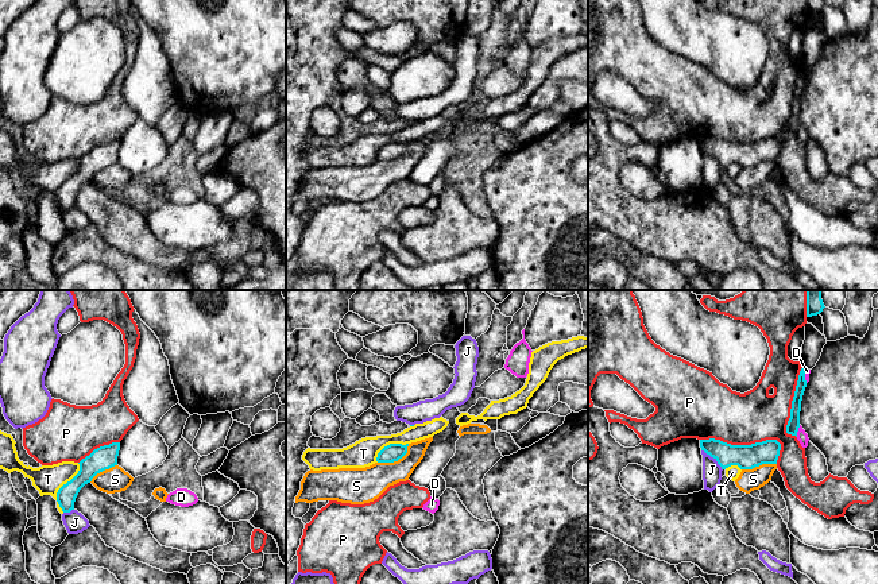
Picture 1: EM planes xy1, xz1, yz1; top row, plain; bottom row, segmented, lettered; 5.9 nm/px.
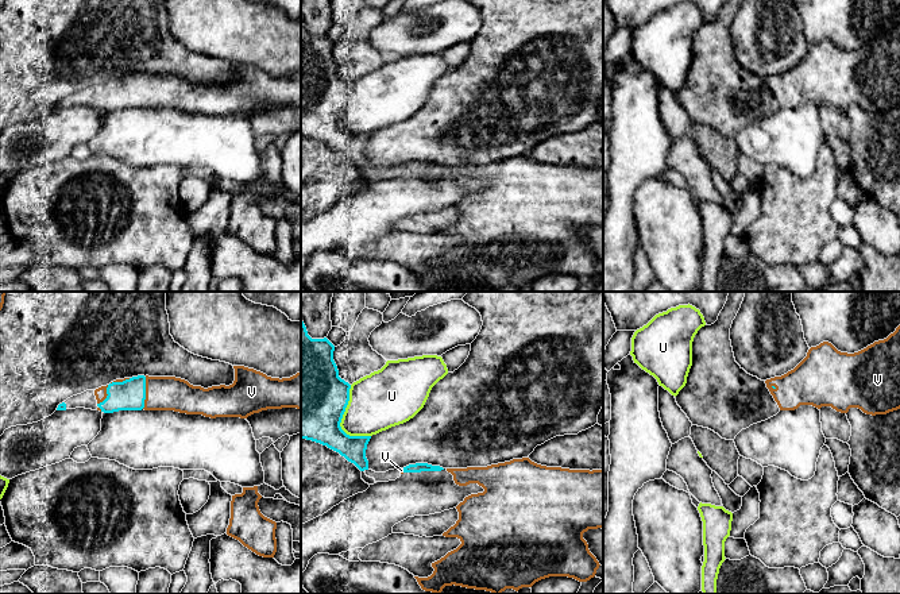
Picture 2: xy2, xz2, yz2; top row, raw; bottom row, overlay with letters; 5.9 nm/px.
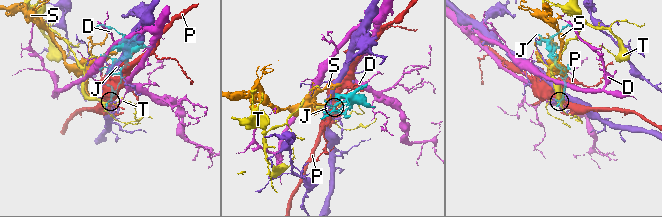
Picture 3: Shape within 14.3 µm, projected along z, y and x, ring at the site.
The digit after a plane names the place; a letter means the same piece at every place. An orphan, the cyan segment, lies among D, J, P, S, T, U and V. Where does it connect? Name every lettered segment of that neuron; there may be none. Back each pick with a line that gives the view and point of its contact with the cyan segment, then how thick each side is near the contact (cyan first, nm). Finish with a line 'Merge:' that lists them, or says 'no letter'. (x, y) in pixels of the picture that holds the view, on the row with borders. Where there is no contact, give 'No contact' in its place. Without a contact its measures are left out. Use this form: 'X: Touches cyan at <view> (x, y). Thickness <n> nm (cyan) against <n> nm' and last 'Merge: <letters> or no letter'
V: Touches cyan at xy2 (145, 393). Thickness 190 nm (cyan) against 200 nm
Merge: V

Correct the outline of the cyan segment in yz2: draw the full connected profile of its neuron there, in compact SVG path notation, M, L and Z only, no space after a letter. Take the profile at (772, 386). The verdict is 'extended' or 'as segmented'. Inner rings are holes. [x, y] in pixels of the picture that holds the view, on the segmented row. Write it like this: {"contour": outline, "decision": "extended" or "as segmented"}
{"contour": "M900 325L887 339L854 352L841 352L831 343L811 347L807 356L791 371L765 381L780 410L795 410L800 405L818 409L831 406L847 413L858 408L866 414L887 414L900 409Z", "decision": "extended"}

